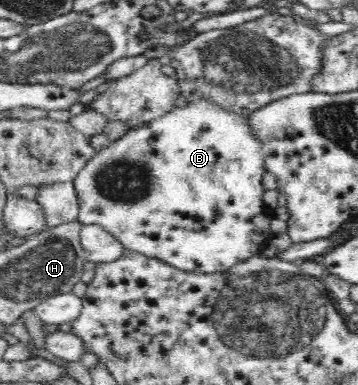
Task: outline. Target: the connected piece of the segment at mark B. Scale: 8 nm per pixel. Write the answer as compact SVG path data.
M203 98L203 100L197 100L197 102L189 102L183 108L175 106L163 116L148 122L147 125L127 129L121 138L115 139L103 150L96 150L93 156L87 160L87 164L79 170L79 174L72 180L78 200L77 221L82 225L101 225L109 234L121 241L125 249L157 258L157 260L161 260L165 264L171 264L179 270L197 272L197 274L227 272L227 270L233 269L235 265L239 265L239 262L245 262L249 258L262 255L265 244L274 237L269 227L269 221L274 217L274 210L266 207L263 203L263 194L266 191L263 176L267 172L263 143L249 128L247 116L223 110L213 100Z

